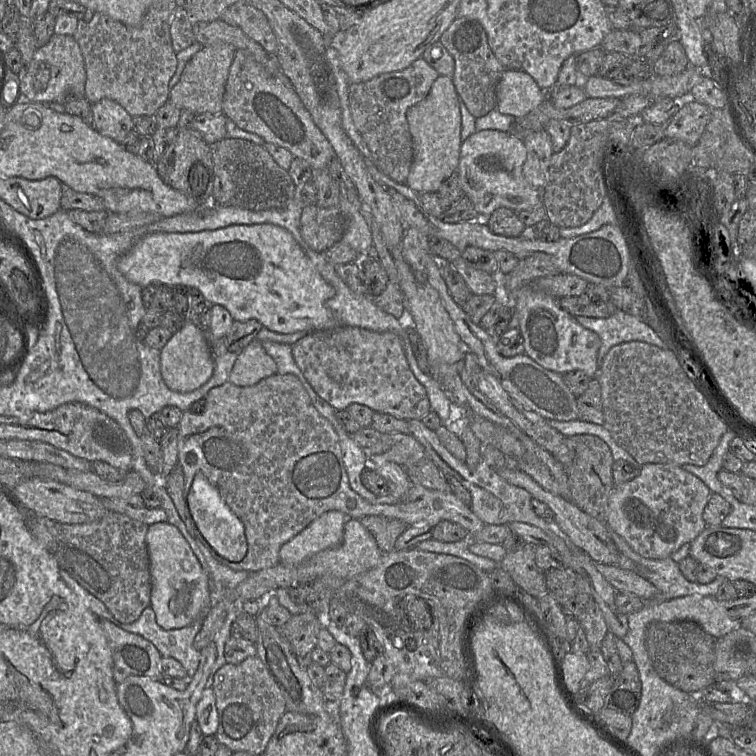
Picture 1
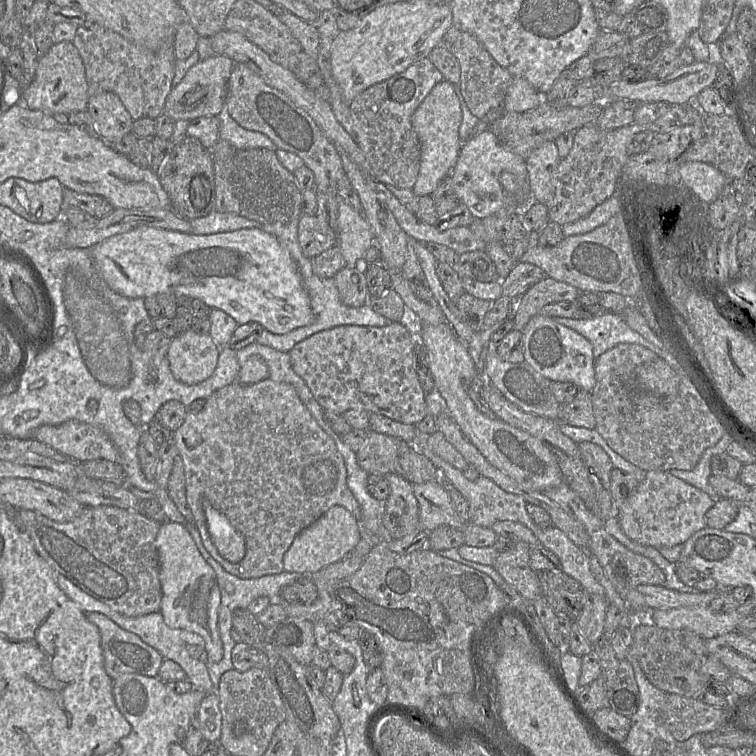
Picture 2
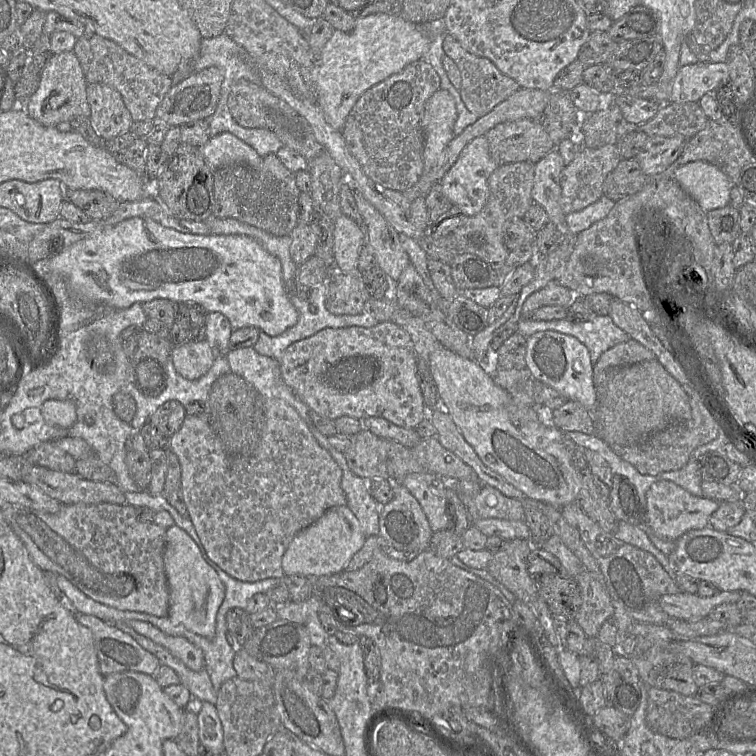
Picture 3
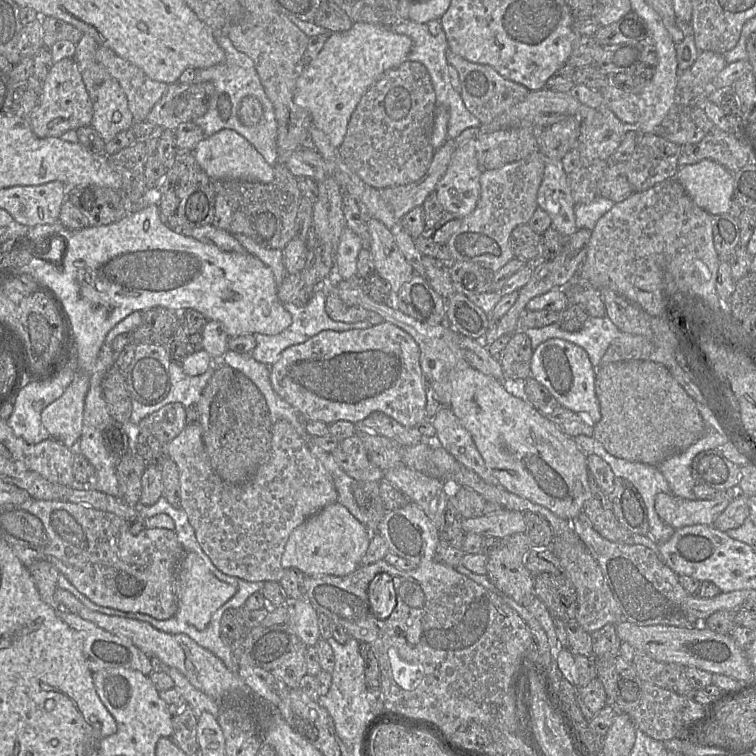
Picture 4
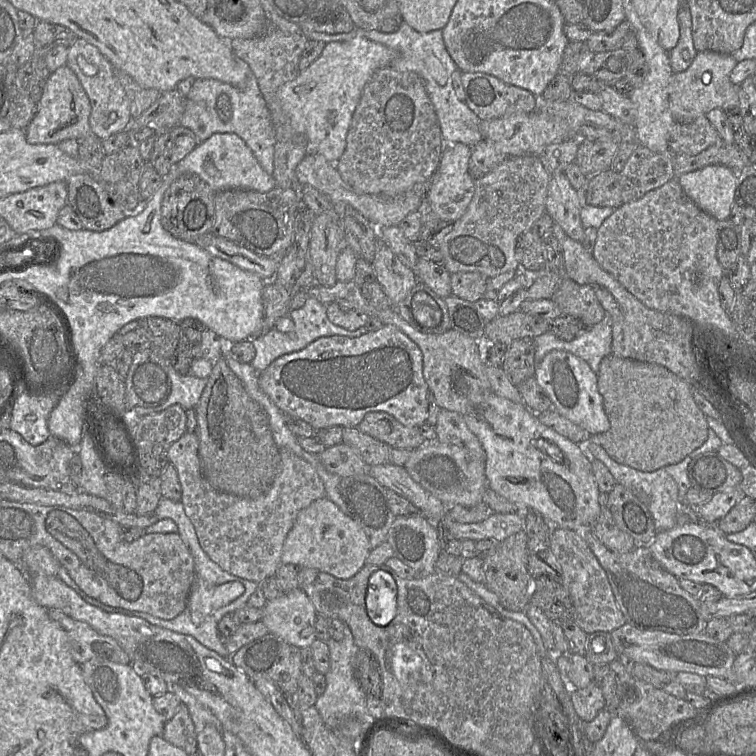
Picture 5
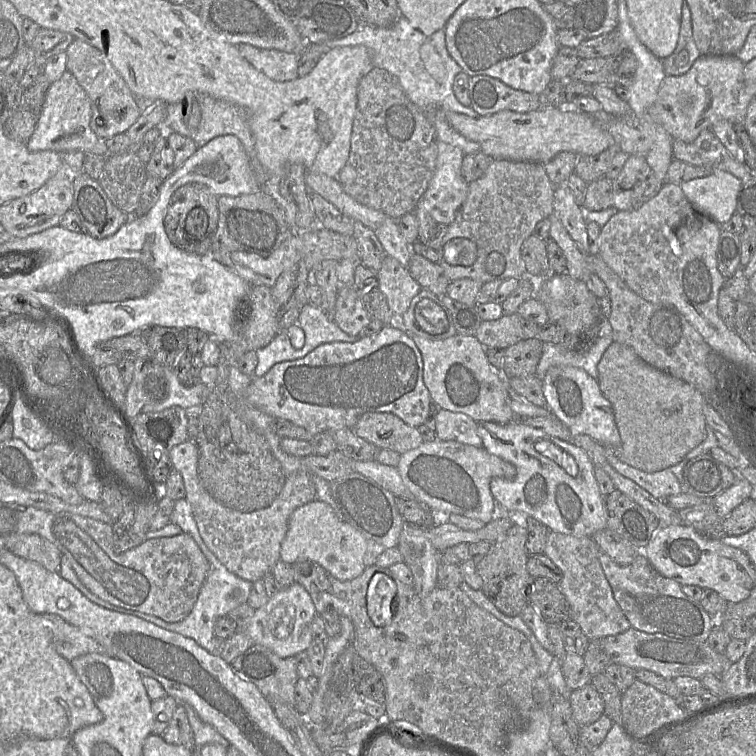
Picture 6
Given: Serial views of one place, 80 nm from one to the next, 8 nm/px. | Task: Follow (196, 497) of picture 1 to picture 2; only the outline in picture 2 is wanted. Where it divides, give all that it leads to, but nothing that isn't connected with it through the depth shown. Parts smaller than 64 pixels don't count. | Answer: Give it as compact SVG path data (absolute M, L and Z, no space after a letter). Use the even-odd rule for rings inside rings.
M202 501L202 509L207 530L219 554L232 563L240 562L246 553L245 538L226 518L208 501Z

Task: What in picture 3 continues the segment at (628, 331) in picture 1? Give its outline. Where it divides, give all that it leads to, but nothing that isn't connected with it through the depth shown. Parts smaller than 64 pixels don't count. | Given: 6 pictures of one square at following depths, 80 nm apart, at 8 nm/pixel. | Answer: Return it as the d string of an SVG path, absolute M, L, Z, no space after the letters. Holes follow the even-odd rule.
M609 314L593 315L590 319L580 321L520 319L516 328L516 332L525 337L545 330L554 330L576 337L588 348L593 366L603 352L631 339L624 330L615 325Z

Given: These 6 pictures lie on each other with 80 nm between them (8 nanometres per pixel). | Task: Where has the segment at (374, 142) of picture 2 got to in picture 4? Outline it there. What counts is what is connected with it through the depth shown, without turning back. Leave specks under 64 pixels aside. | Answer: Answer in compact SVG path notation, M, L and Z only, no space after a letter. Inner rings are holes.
M406 61L385 72L363 95L339 148L346 167L365 184L382 190L420 180L435 155L431 144L436 95L426 67Z

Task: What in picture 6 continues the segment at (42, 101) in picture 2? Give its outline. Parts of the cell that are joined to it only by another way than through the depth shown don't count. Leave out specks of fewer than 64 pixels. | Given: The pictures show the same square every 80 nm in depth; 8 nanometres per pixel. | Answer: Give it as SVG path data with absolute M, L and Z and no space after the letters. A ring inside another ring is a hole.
M66 70L60 79L50 84L35 131L26 144L27 148L31 152L52 150L63 154L79 150L84 153L111 156L105 140L99 139L91 130L90 119L91 101L74 75Z

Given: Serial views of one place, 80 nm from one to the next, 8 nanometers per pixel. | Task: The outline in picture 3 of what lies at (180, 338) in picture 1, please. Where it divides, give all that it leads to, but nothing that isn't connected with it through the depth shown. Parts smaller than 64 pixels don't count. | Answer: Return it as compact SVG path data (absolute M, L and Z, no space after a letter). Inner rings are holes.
M206 340L188 341L183 345L173 347L170 360L183 378L195 380L210 370L215 356Z

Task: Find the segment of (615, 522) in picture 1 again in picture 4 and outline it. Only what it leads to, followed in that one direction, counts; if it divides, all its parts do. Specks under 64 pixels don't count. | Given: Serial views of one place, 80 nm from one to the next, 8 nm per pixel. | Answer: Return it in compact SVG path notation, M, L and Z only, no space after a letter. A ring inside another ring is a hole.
M721 491L714 499L687 500L670 493L659 493L655 498L655 509L660 519L679 529L695 524L712 525L728 506L736 491Z

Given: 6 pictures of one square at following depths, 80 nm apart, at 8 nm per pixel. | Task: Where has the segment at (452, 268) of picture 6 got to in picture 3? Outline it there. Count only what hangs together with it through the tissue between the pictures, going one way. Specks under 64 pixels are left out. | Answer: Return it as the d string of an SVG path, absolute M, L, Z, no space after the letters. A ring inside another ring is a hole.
M515 162L499 166L488 178L489 197L484 208L453 231L455 248L459 253L469 253L488 263L495 271L505 263L509 250L504 244L504 234L514 217L523 218L534 203L531 191L534 184L535 163Z

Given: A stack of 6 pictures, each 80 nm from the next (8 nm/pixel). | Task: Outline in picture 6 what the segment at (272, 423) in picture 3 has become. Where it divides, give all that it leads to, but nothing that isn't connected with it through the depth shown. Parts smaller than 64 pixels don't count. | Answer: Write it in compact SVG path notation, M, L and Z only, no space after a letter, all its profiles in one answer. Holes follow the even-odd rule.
M187 440L169 451L173 468L178 471L185 487L185 499L190 503L199 534L205 545L218 560L238 577L255 582L271 572L280 560L281 543L288 530L288 520L299 507L315 500L316 489L306 470L286 477L283 488L273 503L248 515L225 514L215 499L205 490L198 476L199 451L196 444Z

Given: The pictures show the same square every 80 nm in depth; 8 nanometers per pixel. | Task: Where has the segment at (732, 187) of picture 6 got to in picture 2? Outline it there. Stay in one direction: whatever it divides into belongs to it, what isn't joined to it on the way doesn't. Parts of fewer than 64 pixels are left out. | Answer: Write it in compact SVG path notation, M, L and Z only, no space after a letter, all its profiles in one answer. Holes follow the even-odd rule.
M700 161L682 163L679 173L682 187L706 205L723 194L729 181L715 166Z

